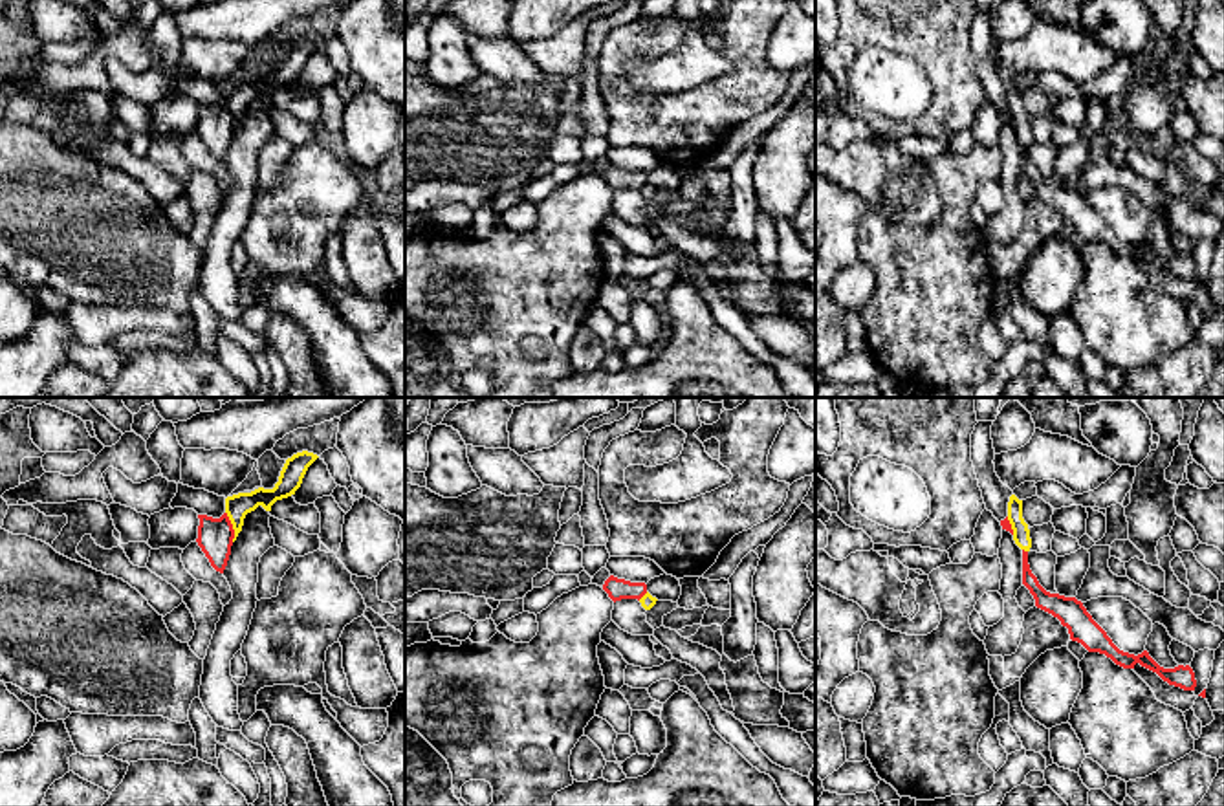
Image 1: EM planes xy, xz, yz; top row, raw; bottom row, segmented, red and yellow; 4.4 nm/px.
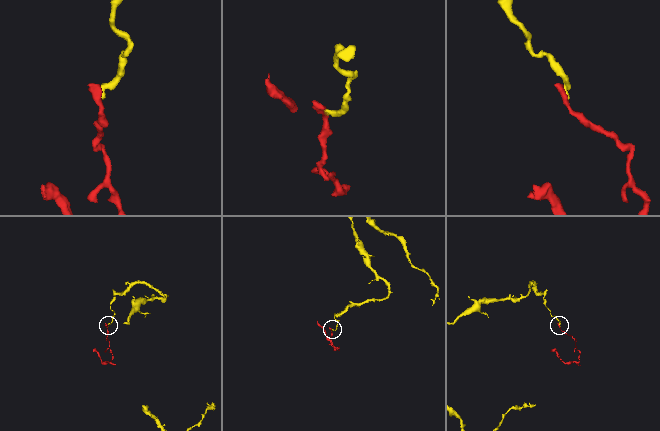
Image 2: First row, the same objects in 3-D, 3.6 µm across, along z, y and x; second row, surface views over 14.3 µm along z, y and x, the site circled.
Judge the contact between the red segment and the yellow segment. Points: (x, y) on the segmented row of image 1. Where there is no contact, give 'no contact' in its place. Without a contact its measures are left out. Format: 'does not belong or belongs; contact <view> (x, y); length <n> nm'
does not belong; contact xy (231, 526); length 140 nm

